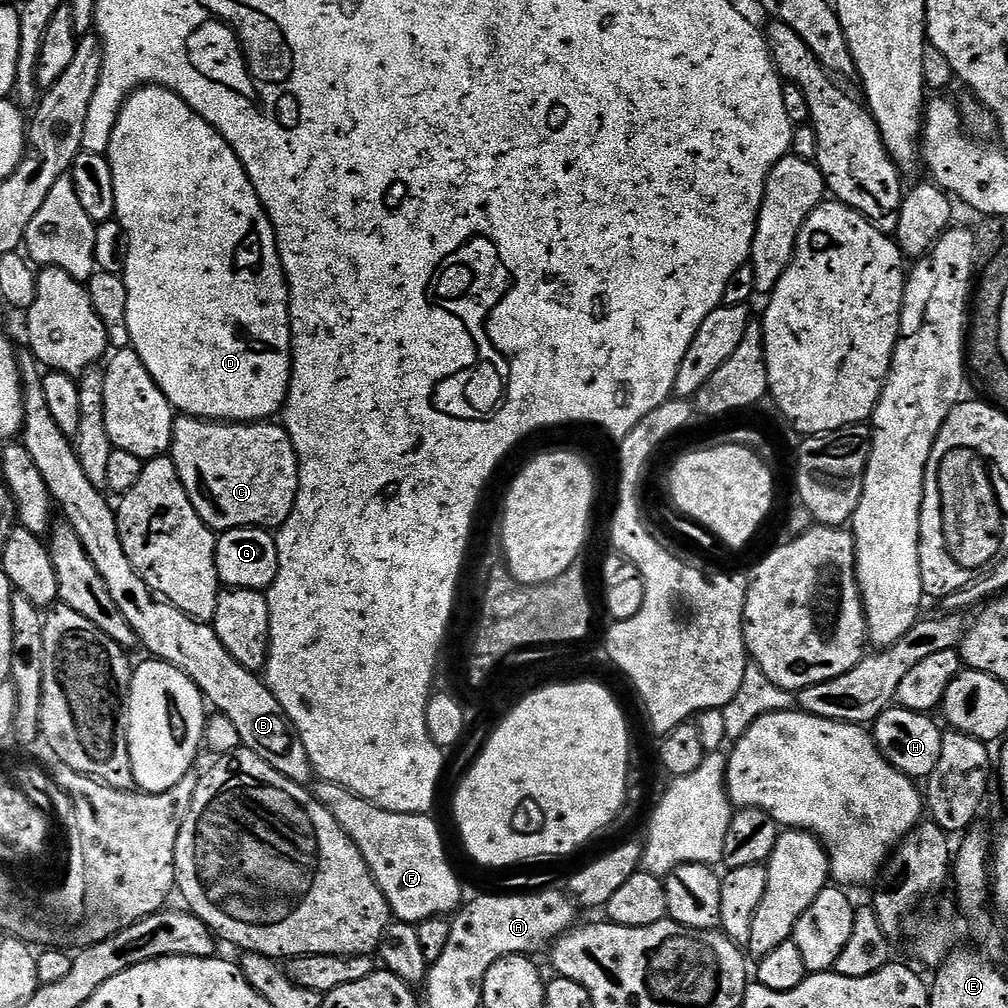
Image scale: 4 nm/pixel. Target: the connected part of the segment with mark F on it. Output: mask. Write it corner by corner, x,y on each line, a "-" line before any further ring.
317,779
315,784
317,802
330,810
330,818
334,818
334,822
338,822
344,833
352,839
354,846
358,846
396,920
418,925
426,918
451,917
461,907
465,899
464,892
448,861
440,828
431,820
431,815
398,814
382,810
340,784
322,779

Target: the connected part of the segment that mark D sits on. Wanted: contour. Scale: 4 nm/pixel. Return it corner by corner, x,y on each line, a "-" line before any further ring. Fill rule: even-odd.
145,86
137,88
120,108
112,136
108,140
106,157
109,166
112,168
114,198
116,199
115,219
120,221
121,226
124,227
124,232
128,235
128,253
126,254
126,266
122,275
126,282
126,326
130,326
130,338
132,339
130,346
136,351
138,358
142,358
146,370
150,370
154,382
162,390
162,394
166,394
166,398
172,403
172,407
177,413
194,416
198,420
235,422
238,424
271,421
275,417
272,415
275,412
277,415
284,407
284,400
288,397
288,383
292,377
292,327
290,326
290,314
288,313
288,279
284,277
284,267
280,264
280,255
276,245
276,231
272,229
270,218
266,214
266,210
242,166
238,154
234,154
234,150
228,145
226,138
222,138
222,134
218,134
218,130
214,130
214,126
210,126
205,122
178,94
174,94
169,88

